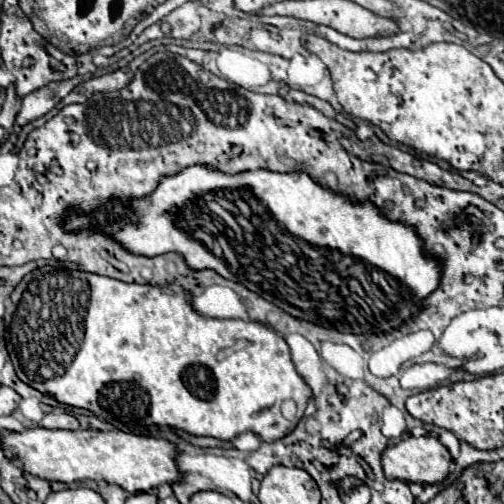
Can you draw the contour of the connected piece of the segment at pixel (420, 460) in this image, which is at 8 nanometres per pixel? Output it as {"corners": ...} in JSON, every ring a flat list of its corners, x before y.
{"corners":[[407,437,383,451,387,479,441,483,449,473,449,451,435,437]]}

